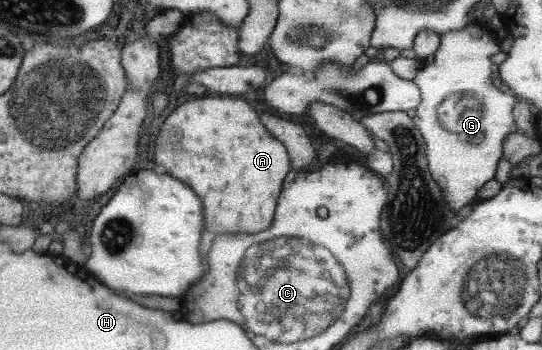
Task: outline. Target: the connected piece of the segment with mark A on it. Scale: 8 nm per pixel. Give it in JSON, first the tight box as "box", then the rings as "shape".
{"box":[154,96,290,234],"shape":[[[228,96],[202,97],[182,103],[164,119],[156,139],[160,141],[154,143],[154,163],[162,165],[170,177],[186,181],[186,185],[190,185],[190,189],[194,189],[194,193],[202,197],[202,205],[206,205],[206,231],[253,234],[272,224],[282,179],[290,171],[290,159],[286,157],[286,151],[280,141],[276,141],[262,127],[256,117],[256,111],[252,111],[244,100]]]}

